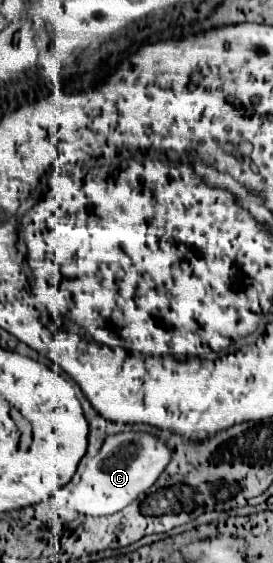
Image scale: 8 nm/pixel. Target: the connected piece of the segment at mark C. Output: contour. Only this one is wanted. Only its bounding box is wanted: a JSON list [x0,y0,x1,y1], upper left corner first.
[68,432,170,516]

